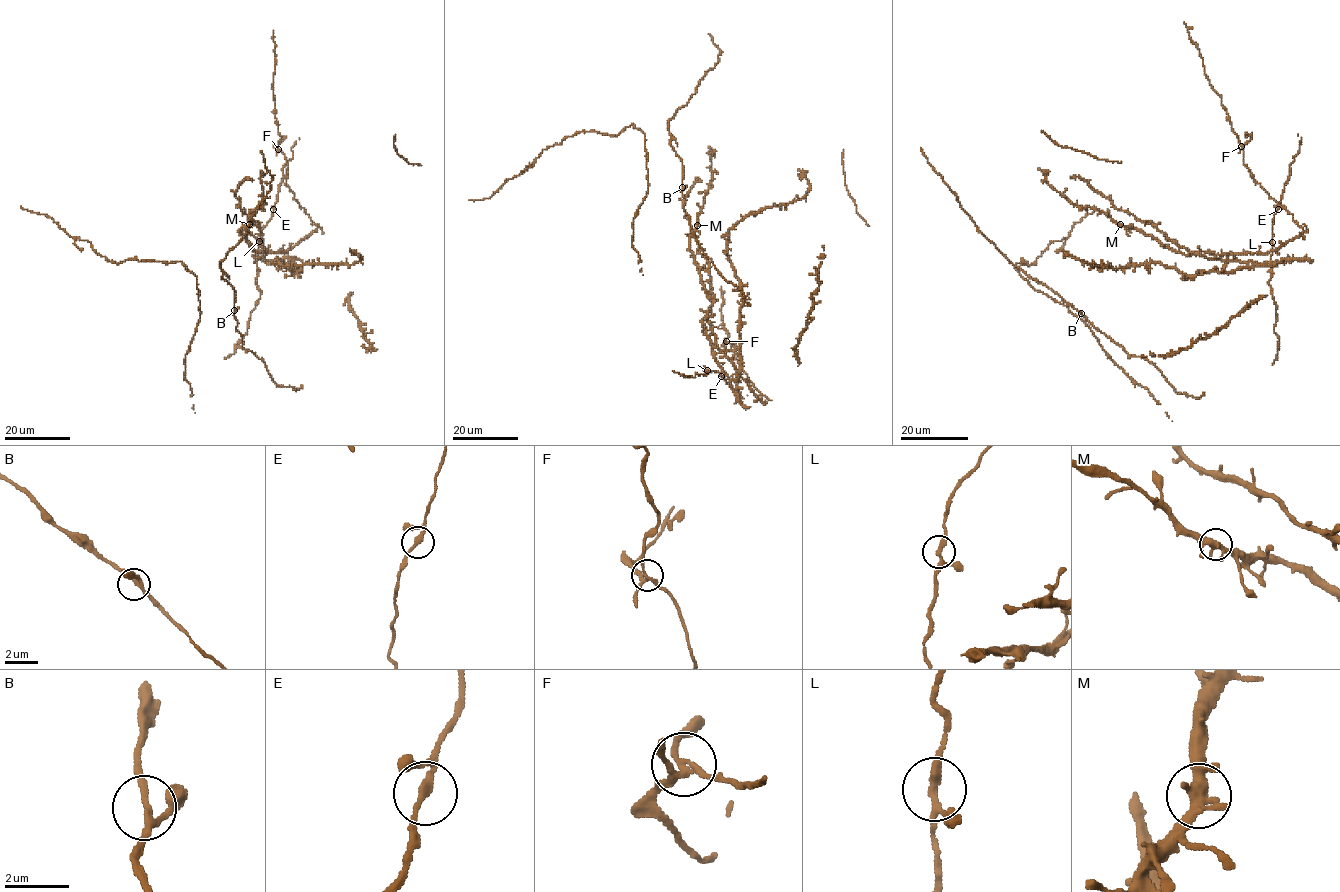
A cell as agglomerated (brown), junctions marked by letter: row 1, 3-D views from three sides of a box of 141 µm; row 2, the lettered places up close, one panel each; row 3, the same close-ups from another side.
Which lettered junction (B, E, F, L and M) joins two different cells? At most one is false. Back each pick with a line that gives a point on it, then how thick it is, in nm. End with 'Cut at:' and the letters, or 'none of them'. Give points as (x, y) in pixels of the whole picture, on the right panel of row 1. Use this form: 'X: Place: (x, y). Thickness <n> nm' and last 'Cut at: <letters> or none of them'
F: Place: (1241, 146). Thickness 200 nm
Cut at: F

